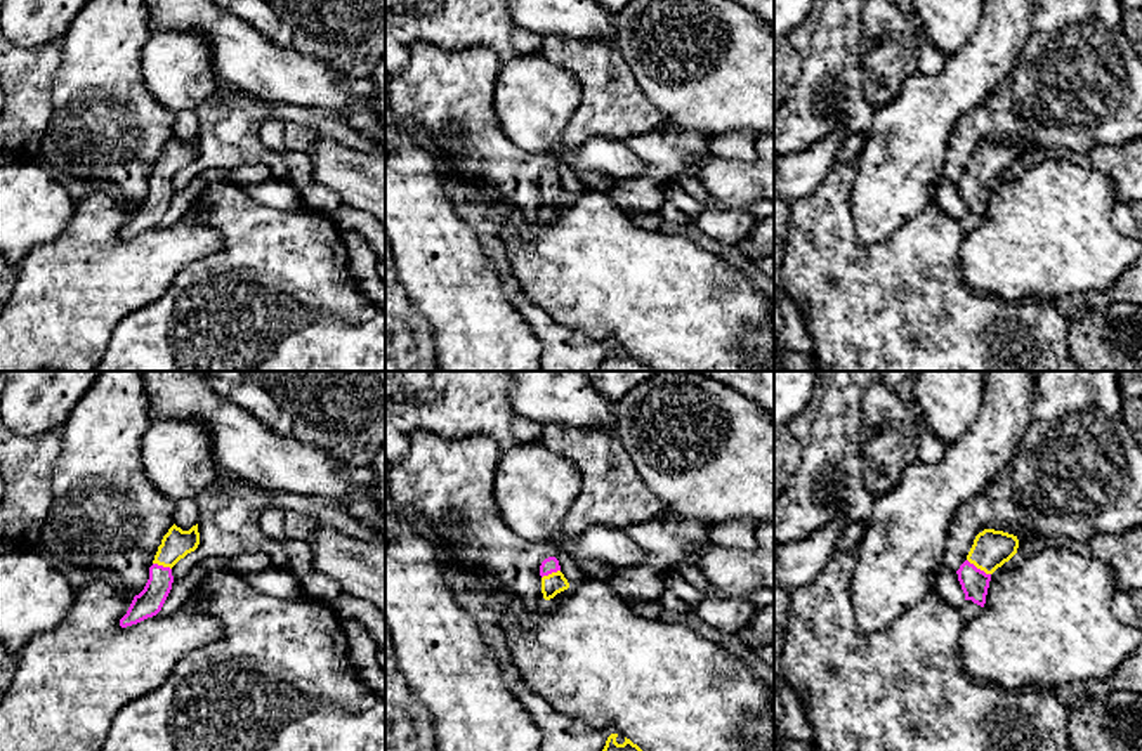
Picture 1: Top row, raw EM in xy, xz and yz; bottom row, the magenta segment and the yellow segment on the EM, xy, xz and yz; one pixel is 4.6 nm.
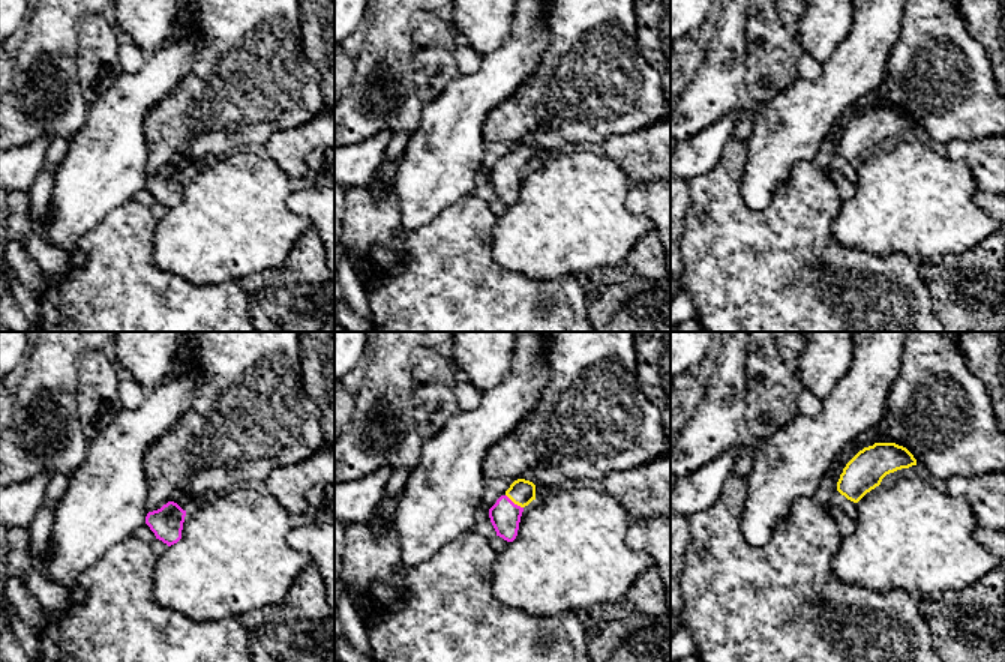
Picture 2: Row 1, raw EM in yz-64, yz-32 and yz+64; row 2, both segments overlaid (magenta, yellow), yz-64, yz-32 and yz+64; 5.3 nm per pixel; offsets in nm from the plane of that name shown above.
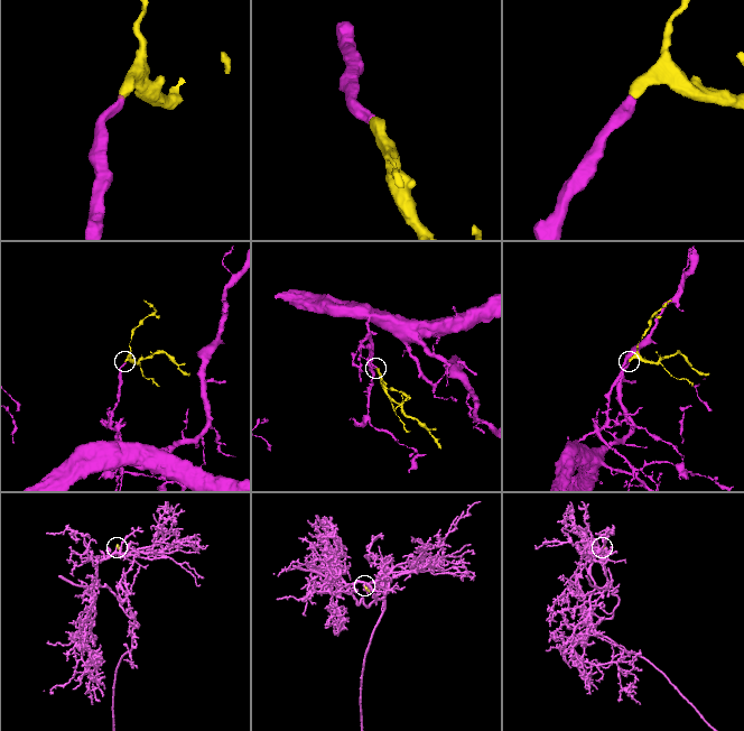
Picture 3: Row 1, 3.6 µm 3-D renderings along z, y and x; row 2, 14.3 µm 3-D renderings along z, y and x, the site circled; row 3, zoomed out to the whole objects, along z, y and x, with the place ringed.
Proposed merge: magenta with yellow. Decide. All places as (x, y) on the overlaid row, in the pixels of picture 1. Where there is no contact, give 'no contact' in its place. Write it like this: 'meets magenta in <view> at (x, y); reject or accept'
meets magenta in yz at (979, 569); accept

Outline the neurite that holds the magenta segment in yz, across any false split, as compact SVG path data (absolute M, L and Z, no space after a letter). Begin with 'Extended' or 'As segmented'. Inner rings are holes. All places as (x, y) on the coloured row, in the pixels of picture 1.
Extended. M984 529L974 539L967 560L956 571L965 600L984 607L991 574L1008 562L1019 548L1014 534Z

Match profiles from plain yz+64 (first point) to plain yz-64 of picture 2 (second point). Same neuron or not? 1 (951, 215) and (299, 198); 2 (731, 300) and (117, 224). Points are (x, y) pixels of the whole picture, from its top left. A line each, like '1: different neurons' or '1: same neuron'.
1: different neurons
2: same neuron

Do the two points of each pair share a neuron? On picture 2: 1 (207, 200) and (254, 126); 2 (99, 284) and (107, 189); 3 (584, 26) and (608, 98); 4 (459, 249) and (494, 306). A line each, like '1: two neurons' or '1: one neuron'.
1: two neurons
2: two neurons
3: one neuron
4: one neuron

